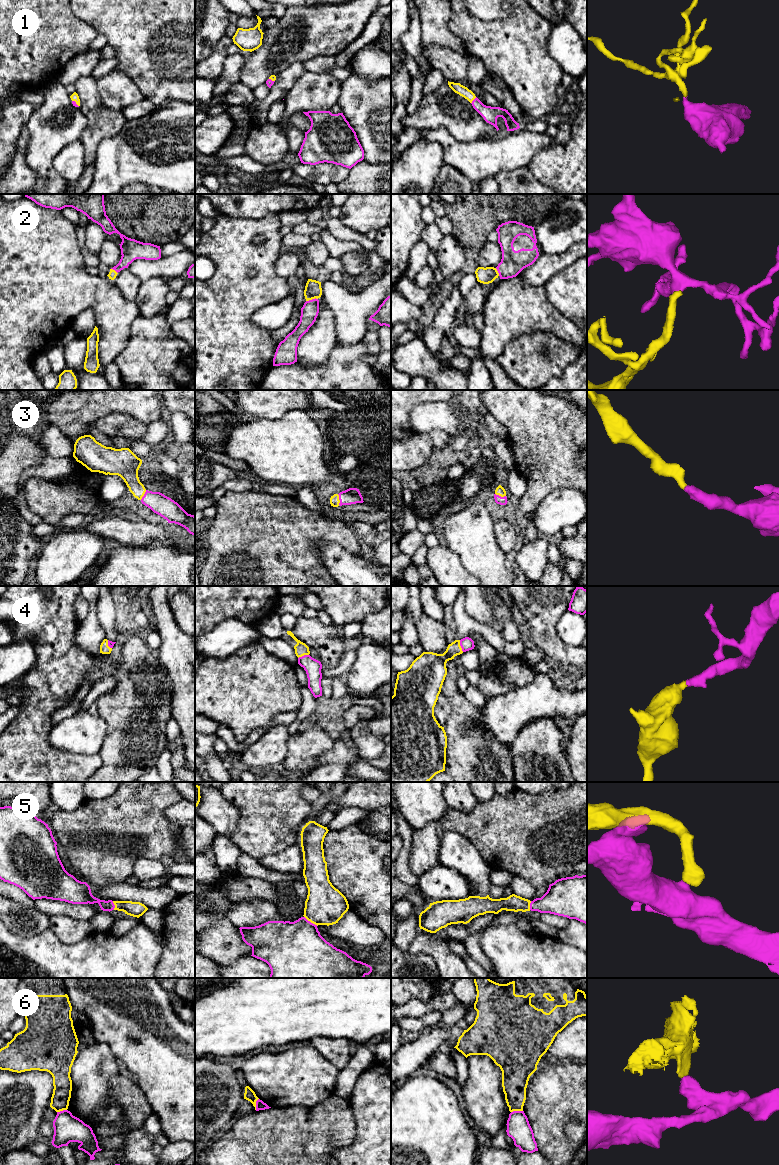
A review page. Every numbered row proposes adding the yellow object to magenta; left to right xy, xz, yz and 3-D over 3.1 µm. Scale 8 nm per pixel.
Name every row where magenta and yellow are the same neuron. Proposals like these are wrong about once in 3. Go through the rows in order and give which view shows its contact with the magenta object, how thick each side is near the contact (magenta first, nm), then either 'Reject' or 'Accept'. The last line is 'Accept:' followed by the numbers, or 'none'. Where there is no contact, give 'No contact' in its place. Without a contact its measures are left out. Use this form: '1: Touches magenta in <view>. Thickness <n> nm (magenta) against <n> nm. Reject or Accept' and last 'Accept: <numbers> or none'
1: Touches magenta in yz. Thickness 130 nm (magenta) against 90 nm. Accept
2: Touches magenta in xz. Thickness 140 nm (magenta) against 130 nm. Accept
3: Touches magenta in xz. Thickness 130 nm (magenta) against 80 nm. Accept
4: Touches magenta in yz. Thickness 100 nm (magenta) against 160 nm. Accept
5: Touches magenta in xz. Thickness 460 nm (magenta) against 320 nm. Accept
6: Touches magenta in yz. Thickness 190 nm (magenta) against 200 nm. Reject
Accept: 1, 2, 3, 4, 5

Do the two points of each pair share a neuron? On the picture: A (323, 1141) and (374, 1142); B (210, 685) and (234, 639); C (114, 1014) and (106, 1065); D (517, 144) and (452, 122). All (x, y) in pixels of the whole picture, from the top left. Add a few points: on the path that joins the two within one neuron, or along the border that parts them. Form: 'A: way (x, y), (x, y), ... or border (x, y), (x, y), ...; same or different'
A: border (355, 1119), (354, 1140), (332, 1154); different
B: border (244, 645), (226, 658), (205, 659); different
C: border (95, 1041), (105, 1043), (118, 1060); different
D: border (488, 138), (492, 139); different

